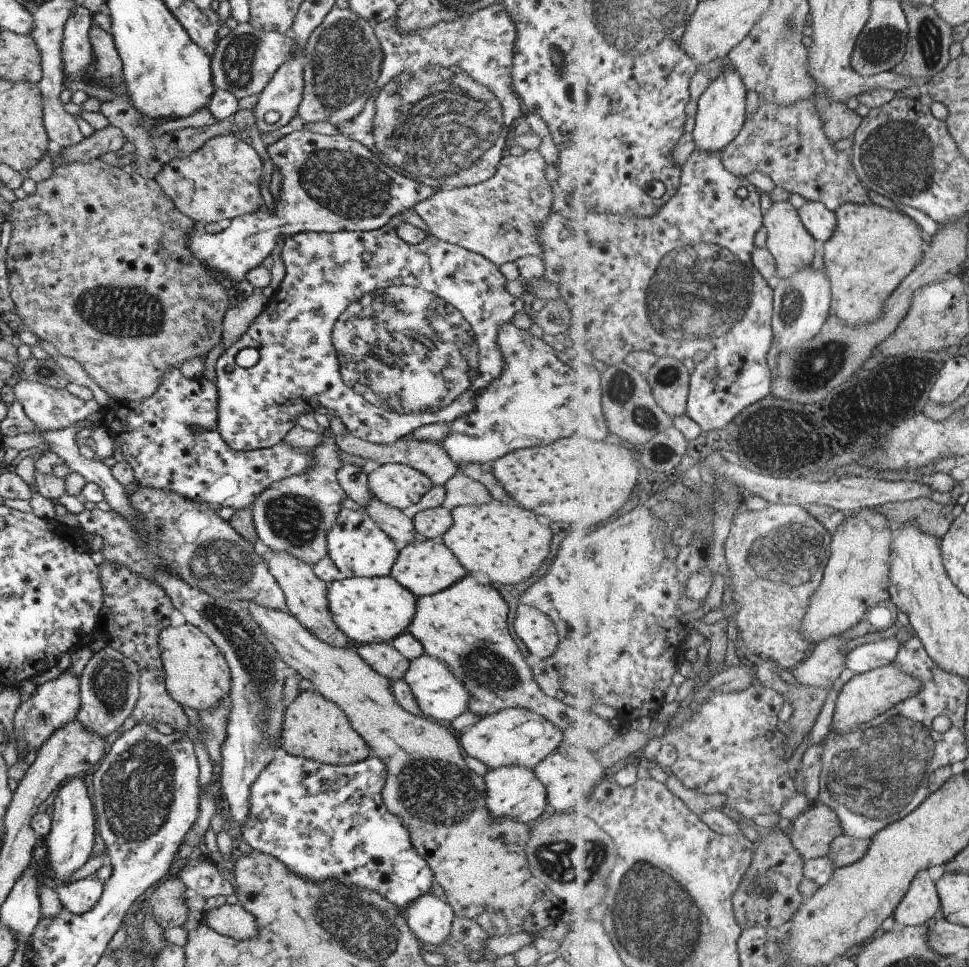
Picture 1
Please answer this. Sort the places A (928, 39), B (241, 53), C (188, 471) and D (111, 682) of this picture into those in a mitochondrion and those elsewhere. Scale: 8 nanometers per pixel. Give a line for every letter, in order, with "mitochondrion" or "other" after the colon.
A: mitochondrion
B: mitochondrion
C: other
D: mitochondrion

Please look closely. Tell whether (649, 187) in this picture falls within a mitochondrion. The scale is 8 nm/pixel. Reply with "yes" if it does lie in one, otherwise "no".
no

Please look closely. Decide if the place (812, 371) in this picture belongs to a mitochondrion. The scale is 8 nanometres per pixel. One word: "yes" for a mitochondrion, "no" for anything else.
yes

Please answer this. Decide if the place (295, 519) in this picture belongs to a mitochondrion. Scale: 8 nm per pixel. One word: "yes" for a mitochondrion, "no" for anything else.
yes

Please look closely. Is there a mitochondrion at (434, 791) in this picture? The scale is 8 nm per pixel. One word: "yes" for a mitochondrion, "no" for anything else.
yes

